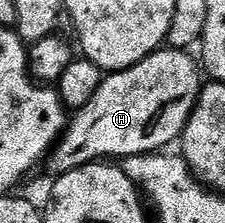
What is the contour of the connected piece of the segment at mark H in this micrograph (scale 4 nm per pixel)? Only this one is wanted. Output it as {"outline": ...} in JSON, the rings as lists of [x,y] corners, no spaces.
{"outline":[[[163,47],[124,71],[103,76],[92,99],[69,118],[65,133],[48,154],[54,175],[103,159],[156,153],[170,147],[173,141],[175,144],[186,129],[198,94],[204,88],[199,62],[190,56],[189,52]]]}

